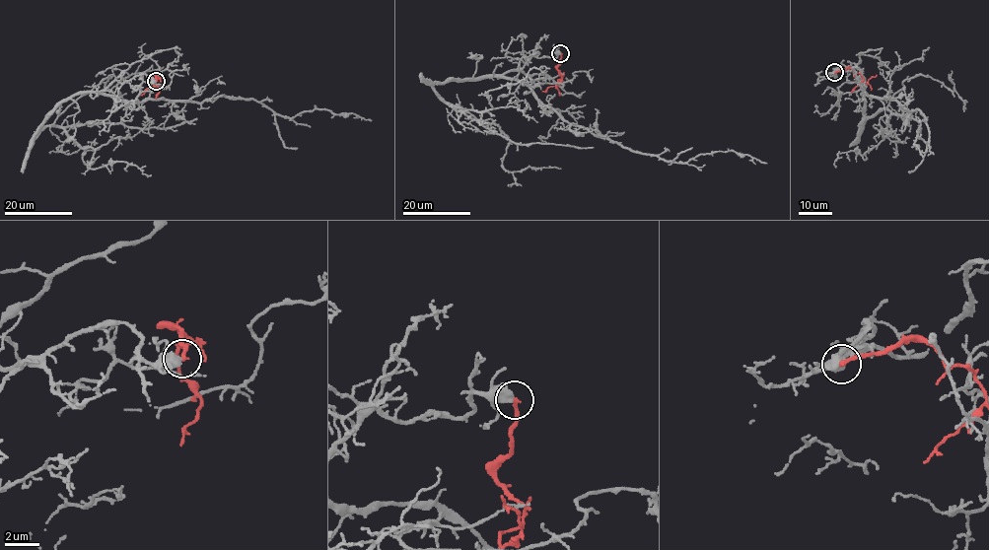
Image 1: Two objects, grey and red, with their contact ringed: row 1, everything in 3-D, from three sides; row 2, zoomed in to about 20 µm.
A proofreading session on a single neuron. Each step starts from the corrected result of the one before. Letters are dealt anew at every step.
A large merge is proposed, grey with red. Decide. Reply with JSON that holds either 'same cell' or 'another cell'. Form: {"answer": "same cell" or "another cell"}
{"answer": "another cell"}

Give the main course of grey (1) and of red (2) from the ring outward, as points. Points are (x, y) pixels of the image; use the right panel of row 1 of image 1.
1: (835, 72), (840, 64), (853, 68), (869, 95), (925, 116), (928, 143), (918, 137), (913, 144), (923, 158)
2: (835, 72), (851, 68), (871, 89)

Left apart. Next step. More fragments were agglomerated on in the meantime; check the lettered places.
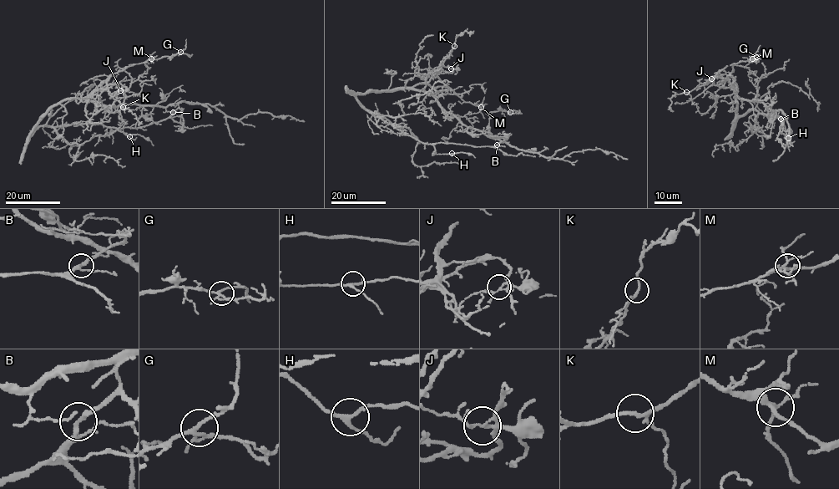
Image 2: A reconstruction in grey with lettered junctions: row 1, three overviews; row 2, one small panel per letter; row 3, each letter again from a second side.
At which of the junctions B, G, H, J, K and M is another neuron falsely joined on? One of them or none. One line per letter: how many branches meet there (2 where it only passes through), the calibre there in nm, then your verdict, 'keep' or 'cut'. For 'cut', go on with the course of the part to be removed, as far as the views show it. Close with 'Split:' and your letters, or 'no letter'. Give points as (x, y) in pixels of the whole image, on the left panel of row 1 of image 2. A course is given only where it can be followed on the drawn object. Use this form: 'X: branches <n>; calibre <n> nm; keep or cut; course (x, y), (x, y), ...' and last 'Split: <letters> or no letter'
B: branches 3; calibre 180 nm; keep
G: branches 4; calibre 170 nm; keep
H: branches 3; calibre 180 nm; keep
J: branches 5; calibre 170 nm; cut; course (120, 89), (110, 94), (107, 89), (99, 89), (88, 98), (85, 111), (88, 121), (102, 123)
K: branches 3; calibre 160 nm; keep
M: branches 5; calibre 240 nm; keep
Split: J

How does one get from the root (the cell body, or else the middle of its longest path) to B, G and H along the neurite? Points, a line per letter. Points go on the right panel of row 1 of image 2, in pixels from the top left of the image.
B: (734, 84), (739, 115), (752, 109), (775, 116), (782, 121), (780, 129), (782, 128), (780, 119)
G: (734, 84), (728, 81), (732, 64), (750, 59), (756, 60), (756, 57)
H: (734, 84), (739, 115), (752, 109), (776, 117), (781, 119), (786, 129), (790, 130), (788, 138)

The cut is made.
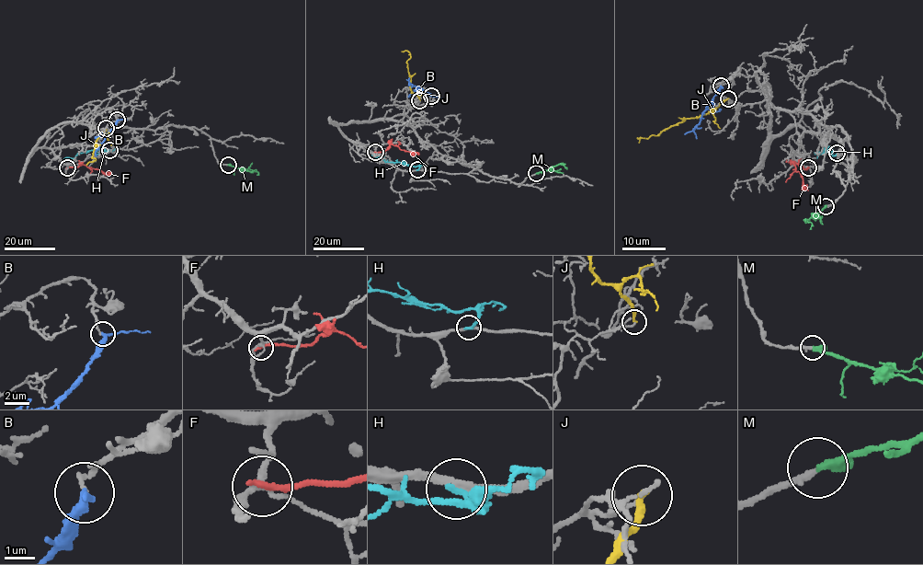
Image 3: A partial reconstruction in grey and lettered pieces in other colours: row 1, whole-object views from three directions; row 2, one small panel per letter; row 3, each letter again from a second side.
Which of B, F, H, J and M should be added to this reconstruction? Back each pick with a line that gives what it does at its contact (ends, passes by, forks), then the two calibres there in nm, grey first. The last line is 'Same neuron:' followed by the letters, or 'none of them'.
M: it ends there; 240 nm thick on the grey side, 360 nm on the other
Same neuron: M

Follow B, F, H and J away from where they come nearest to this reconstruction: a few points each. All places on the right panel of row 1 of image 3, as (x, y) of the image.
B: (721, 86), (700, 123), (684, 134)
F: (808, 167), (794, 164), (795, 170), (801, 175), (802, 188), (805, 189)
H: (837, 153), (833, 155), (827, 147), (818, 155), (819, 152), (814, 153)
J: (728, 98), (707, 113), (684, 119), (656, 136), (637, 138), (638, 143)

